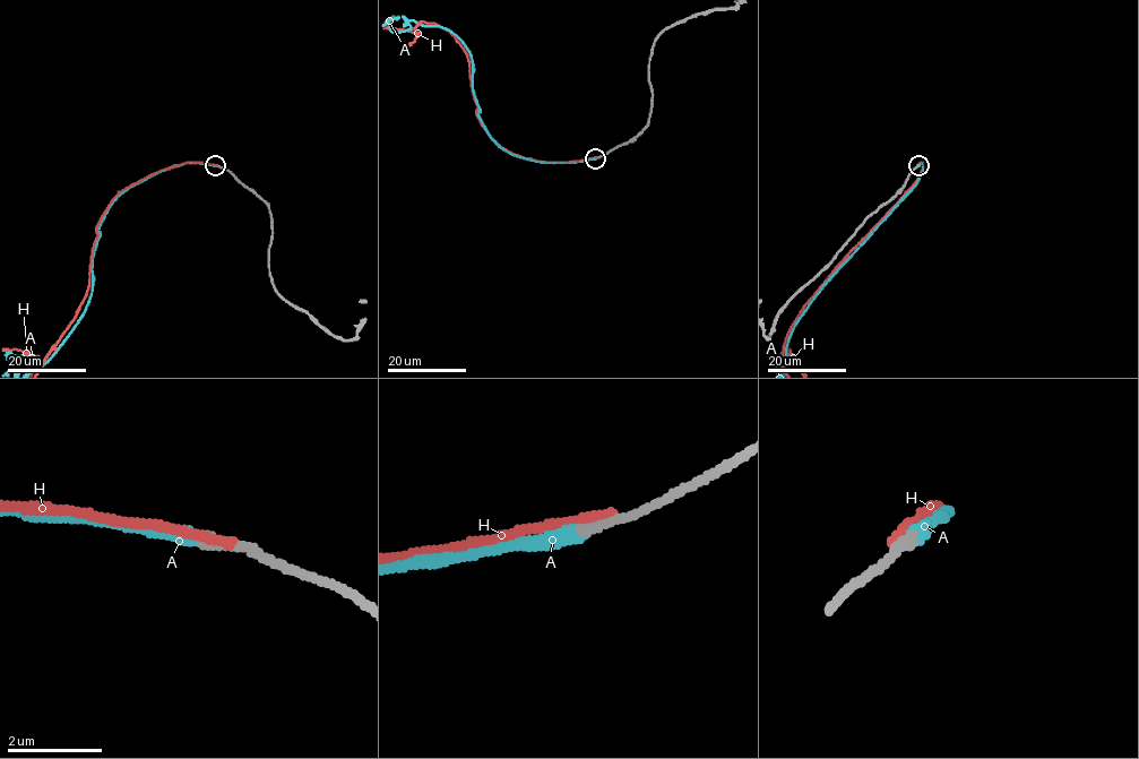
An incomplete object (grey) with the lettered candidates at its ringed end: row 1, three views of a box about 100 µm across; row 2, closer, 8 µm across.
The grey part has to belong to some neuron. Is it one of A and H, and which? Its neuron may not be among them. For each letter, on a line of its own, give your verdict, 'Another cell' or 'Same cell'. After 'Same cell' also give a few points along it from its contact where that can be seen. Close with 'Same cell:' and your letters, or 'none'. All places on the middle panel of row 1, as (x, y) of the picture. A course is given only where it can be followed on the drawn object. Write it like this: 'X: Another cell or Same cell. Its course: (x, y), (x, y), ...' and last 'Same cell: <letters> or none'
A: Same cell
H: Another cell
Same cell: A

